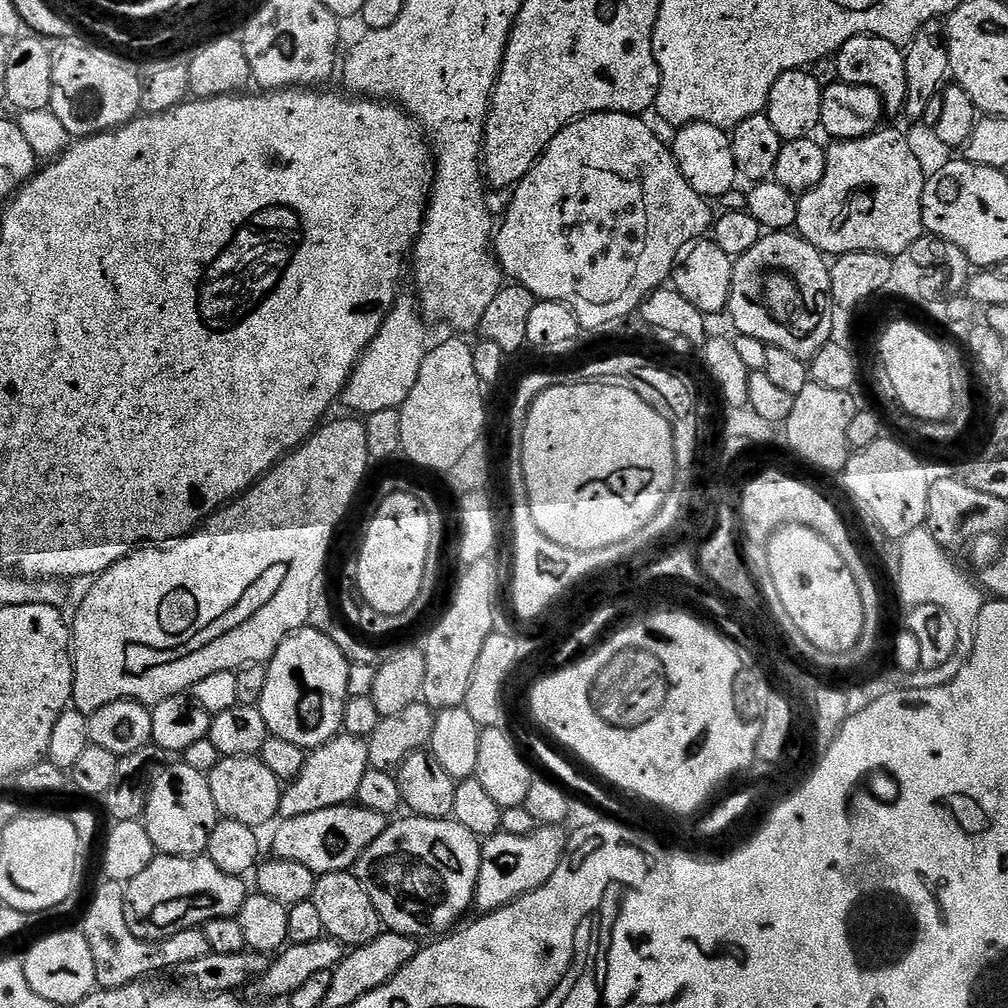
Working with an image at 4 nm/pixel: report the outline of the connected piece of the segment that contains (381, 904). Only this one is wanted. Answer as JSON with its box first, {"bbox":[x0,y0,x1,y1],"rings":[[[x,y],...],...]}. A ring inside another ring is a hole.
{"bbox":[354,814,482,938],"rings":[[[413,814],[406,816],[405,820],[393,819],[387,830],[356,859],[354,874],[358,882],[366,886],[366,894],[370,894],[370,902],[374,902],[374,910],[378,910],[381,925],[387,931],[413,938],[440,938],[451,933],[465,919],[463,916],[468,908],[470,912],[473,907],[482,844],[457,820],[435,820]]]}

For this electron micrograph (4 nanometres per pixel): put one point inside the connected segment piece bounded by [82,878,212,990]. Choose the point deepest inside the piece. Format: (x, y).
(120, 958)

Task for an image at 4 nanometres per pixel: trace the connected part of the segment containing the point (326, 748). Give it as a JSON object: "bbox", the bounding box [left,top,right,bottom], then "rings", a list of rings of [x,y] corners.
{"bbox":[279,735,368,819],"rings":[[[336,735],[320,748],[308,752],[302,774],[298,774],[298,778],[281,791],[279,819],[298,818],[302,814],[314,814],[314,810],[326,810],[355,801],[362,774],[366,774],[368,770],[367,743],[357,736]]]}

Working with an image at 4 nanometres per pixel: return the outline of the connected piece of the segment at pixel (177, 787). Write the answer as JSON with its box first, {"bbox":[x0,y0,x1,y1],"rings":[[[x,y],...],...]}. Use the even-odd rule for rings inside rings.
{"bbox":[142,762,218,856],"rings":[[[183,762],[170,764],[163,769],[164,773],[161,771],[151,781],[148,804],[144,807],[142,817],[143,826],[149,832],[150,842],[157,853],[166,856],[198,856],[207,853],[210,834],[218,819],[207,775],[190,770],[190,766]]]}

